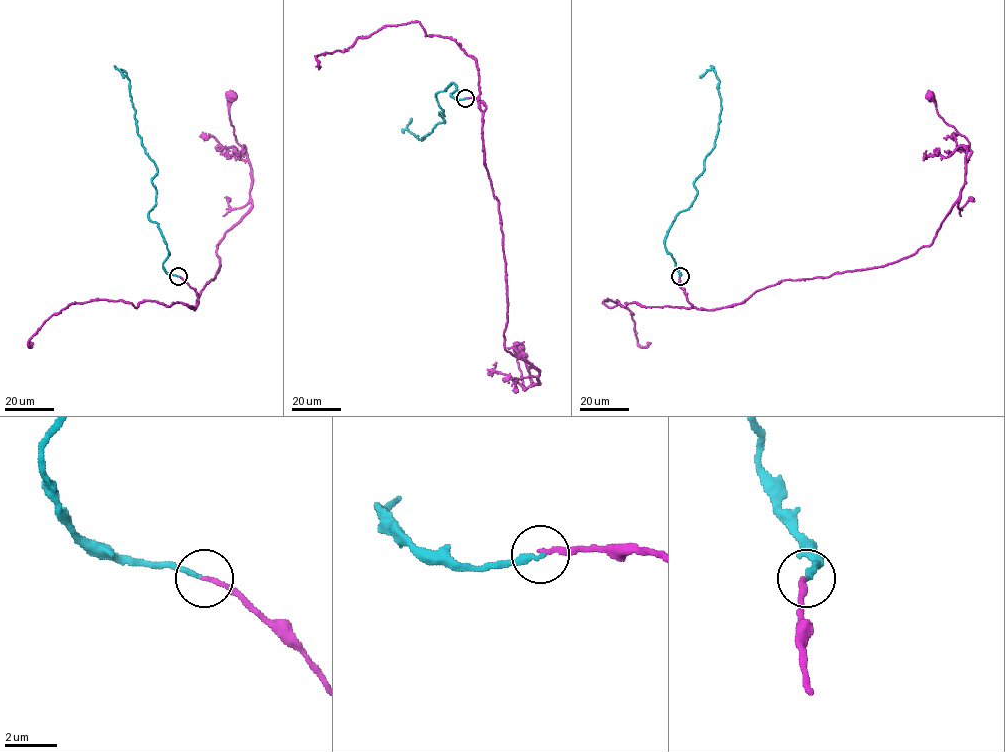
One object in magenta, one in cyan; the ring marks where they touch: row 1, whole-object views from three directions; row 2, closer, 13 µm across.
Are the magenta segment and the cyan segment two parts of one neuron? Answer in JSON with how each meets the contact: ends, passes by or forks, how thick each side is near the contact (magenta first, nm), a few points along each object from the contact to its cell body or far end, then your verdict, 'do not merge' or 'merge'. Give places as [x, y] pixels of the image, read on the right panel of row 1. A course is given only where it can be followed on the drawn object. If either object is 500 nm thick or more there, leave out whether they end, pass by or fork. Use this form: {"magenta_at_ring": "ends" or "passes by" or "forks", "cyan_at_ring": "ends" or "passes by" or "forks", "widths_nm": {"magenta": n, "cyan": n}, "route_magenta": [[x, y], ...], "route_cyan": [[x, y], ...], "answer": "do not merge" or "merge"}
{"magenta_at_ring": "ends", "cyan_at_ring": "ends", "widths_nm": {"magenta": 180, "cyan": 200}, "route_magenta": [[679, 276], [688, 301], [714, 310], [782, 280], [883, 267], [929, 246], [959, 197], [969, 144], [929, 96]], "route_cyan": [[679, 276], [666, 235], [697, 194], [695, 180], [714, 145], [721, 109], [715, 72], [700, 77]], "answer": "merge"}

